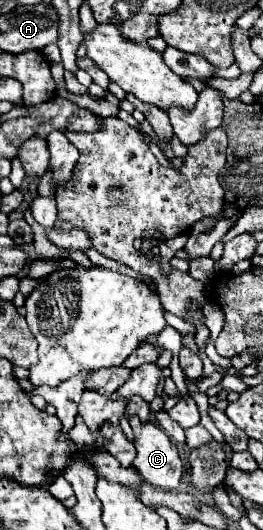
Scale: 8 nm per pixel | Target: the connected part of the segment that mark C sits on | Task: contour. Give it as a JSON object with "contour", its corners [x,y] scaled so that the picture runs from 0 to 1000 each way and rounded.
{"contour":[[[494,789],[494,804],[510,811],[502,834],[517,845],[517,864],[494,879],[517,883],[563,913],[669,925],[692,898],[692,868],[669,838],[578,796],[548,800]]]}

